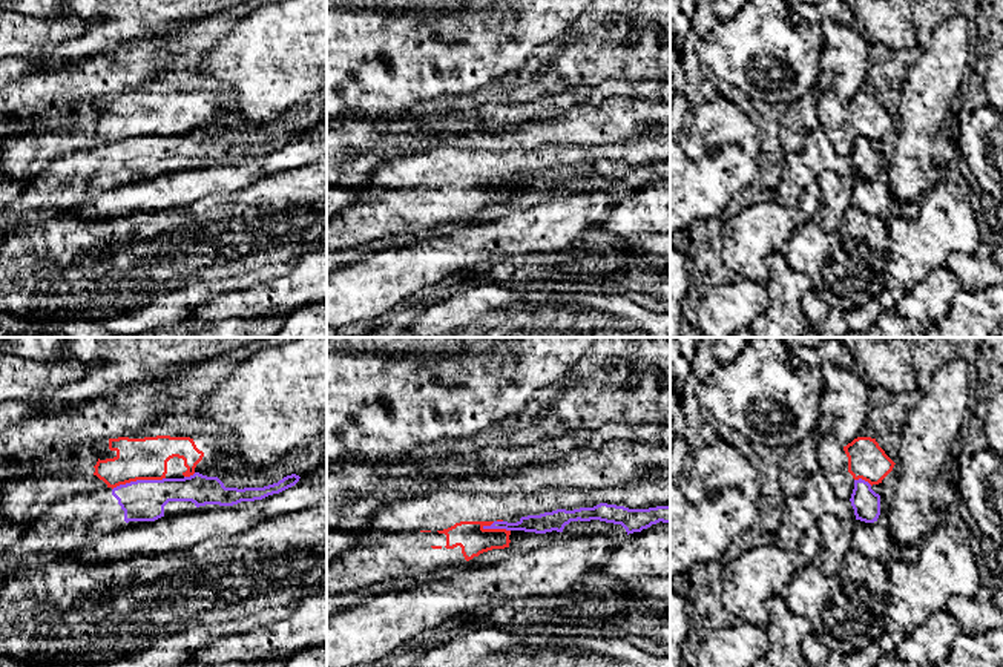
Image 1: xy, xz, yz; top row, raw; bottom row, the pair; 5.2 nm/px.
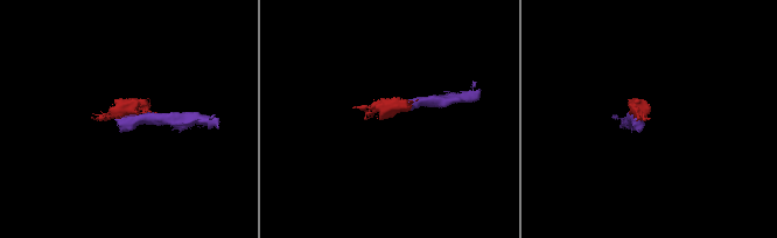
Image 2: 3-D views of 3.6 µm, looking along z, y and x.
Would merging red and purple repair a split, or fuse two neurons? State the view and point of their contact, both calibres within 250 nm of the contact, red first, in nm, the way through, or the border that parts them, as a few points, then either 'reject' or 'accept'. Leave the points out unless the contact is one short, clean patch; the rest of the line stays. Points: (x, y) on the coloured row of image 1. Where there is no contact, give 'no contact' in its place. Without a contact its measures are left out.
meets red in xy at (138, 479); 220 nm thick on the red side, 220 nm on the other; reject

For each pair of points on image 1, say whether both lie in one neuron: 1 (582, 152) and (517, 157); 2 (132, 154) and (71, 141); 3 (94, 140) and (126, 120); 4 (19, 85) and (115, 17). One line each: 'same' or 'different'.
1: same
2: different
3: same
4: different

